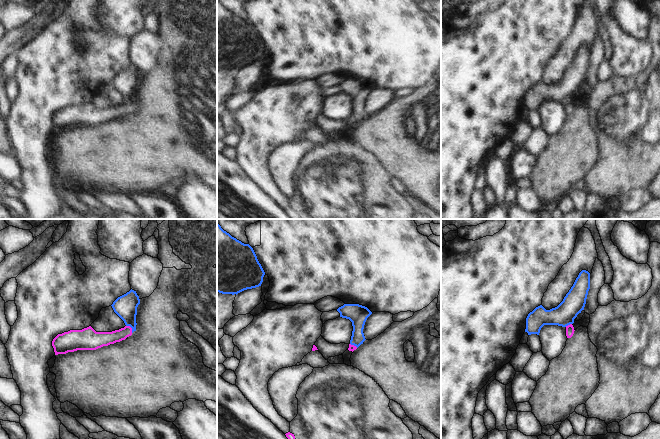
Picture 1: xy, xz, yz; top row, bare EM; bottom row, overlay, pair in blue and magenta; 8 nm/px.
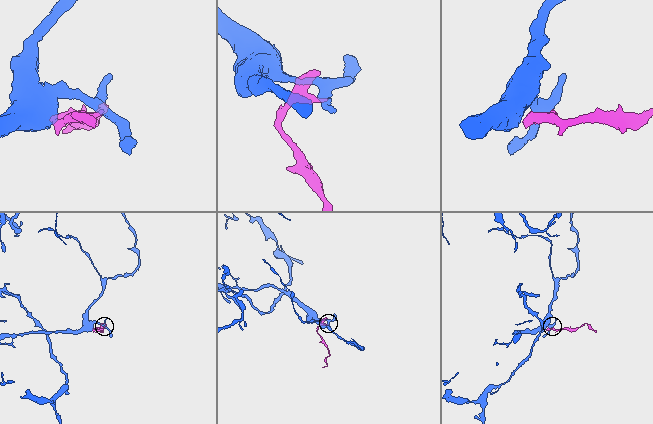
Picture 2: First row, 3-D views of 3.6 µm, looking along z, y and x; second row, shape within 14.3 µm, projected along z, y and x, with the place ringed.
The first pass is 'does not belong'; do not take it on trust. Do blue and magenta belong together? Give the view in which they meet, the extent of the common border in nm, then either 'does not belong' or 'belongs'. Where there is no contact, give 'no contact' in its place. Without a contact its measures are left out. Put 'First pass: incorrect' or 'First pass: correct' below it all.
xy | 80 nm | does not belong
First pass: correct

